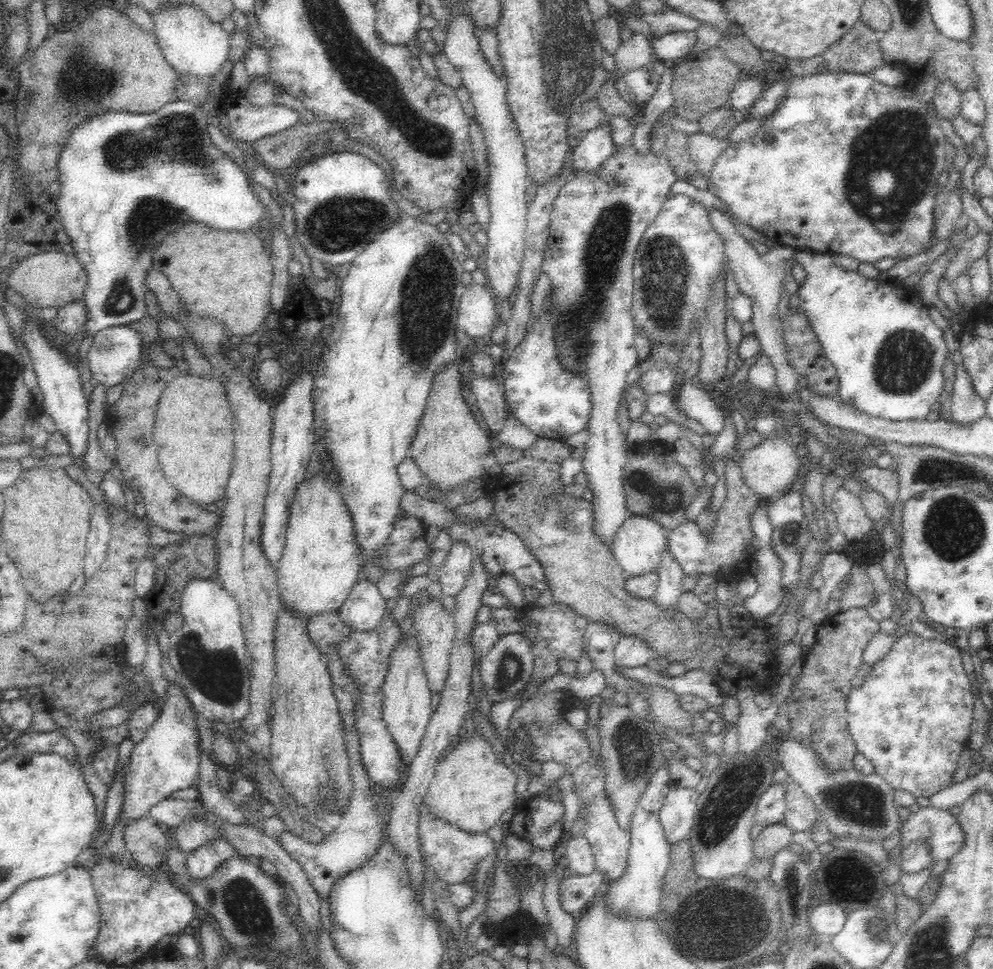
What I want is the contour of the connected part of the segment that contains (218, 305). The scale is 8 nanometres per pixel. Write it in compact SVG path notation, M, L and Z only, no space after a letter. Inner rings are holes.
M186 222L168 234L152 250L154 269L164 273L174 288L182 306L188 311L189 317L217 318L226 327L226 337L244 337L252 340L257 335L260 326L265 324L266 317L273 312L271 304L271 284L273 270L276 270L277 259L263 241L257 230L218 230L201 222Z

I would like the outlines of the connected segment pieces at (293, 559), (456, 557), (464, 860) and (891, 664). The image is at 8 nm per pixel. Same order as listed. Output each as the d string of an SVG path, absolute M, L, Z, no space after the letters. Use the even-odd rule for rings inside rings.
M322 472L316 473L307 481L302 480L294 502L290 506L288 530L286 532L286 547L276 565L279 597L281 606L290 612L297 612L305 618L312 618L320 612L336 612L344 604L350 590L361 576L362 549L356 543L353 532L353 520L344 504L344 499L338 490L337 484L326 481Z
M464 542L452 544L448 551L448 557L439 568L439 581L442 587L442 595L456 597L460 594L466 578L470 576L472 568L472 549Z
M424 803L421 805L418 833L425 862L433 868L435 874L442 881L448 884L467 882L472 875L474 866L484 858L490 857L490 854L494 852L494 840L489 838L486 833L462 831L456 825L436 819L430 815L430 811L426 809Z
M916 633L898 637L889 651L872 665L872 670L863 678L863 683L854 687L846 697L845 711L847 715L848 728L852 741L858 749L858 753L874 765L875 774L878 774L894 791L901 790L910 793L916 799L920 797L929 798L932 794L940 792L952 786L954 772L958 769L960 754L969 743L970 728L972 728L972 711L974 710L974 695L968 681L968 675L962 666L962 654L958 646L947 640L926 639Z

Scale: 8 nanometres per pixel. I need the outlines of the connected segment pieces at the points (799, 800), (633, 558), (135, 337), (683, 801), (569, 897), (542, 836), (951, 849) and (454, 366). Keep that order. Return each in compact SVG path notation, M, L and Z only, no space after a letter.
M789 780L786 792L786 805L784 824L790 827L794 833L810 832L817 819L820 818L814 802L798 784L791 780Z
M629 514L614 534L611 548L624 574L630 576L659 570L666 545L666 530L655 520Z
M128 325L112 326L100 330L94 336L93 345L87 353L88 364L93 380L106 387L106 390L120 382L127 376L135 378L136 370L144 349L142 337Z
M674 786L660 810L660 825L669 844L676 844L689 836L697 810L694 790Z
M598 870L589 876L566 876L560 881L560 904L571 915L582 912L600 893L606 884L606 876Z
M535 797L515 806L507 819L511 834L527 840L541 851L554 849L562 840L565 835L564 815L562 802Z
M926 806L904 821L899 846L903 850L910 846L910 842L923 838L930 849L933 862L940 862L949 860L964 846L964 837L959 821L949 810Z
M459 357L454 358L450 364L446 364L446 366L440 368L438 372L436 372L436 376L434 376L434 380L432 380L432 386L430 388L429 392L429 398L427 399L427 404L424 410L424 415L422 416L422 419L420 420L420 424L418 424L418 428L416 428L416 434L414 434L412 438L412 442L410 444L410 448L408 450L408 456L412 457L414 459L414 462L419 466L419 469L421 470L421 473L423 475L428 476L430 478L430 482L434 486L438 486L438 488L441 488L441 490L449 491L454 490L454 488L458 488L458 486L464 486L466 482L470 482L471 480L474 480L475 478L482 479L486 468L490 467L490 464L487 464L486 456L490 454L490 439L492 437L491 433L489 431L484 431L478 423L474 420L474 416L472 416L472 412L470 408L468 408L466 402L463 399L462 395L462 385L460 385L461 382L461 375L458 372L458 363L456 363L456 360L458 360Z

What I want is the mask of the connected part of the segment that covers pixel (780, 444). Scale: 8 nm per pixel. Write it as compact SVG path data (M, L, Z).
M776 436L764 439L757 447L747 450L739 466L745 483L765 502L769 497L782 490L787 491L796 480L796 473L802 464L800 454L788 437Z

